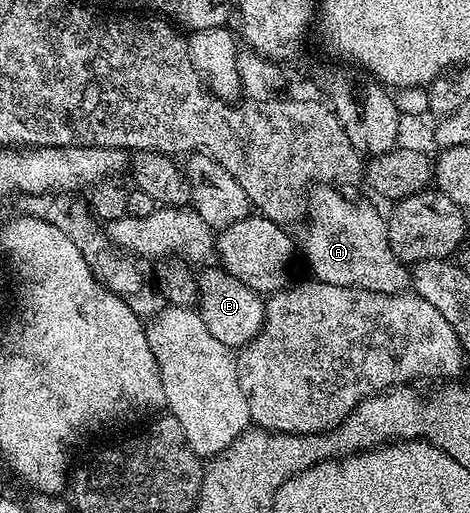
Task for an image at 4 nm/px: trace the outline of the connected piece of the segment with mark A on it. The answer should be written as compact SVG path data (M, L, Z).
M317 186L306 201L306 231L300 239L300 253L304 255L312 273L320 282L334 286L346 286L353 289L370 290L371 293L405 292L411 284L411 272L393 255L389 243L387 218L368 203L353 203L343 190L335 186Z

